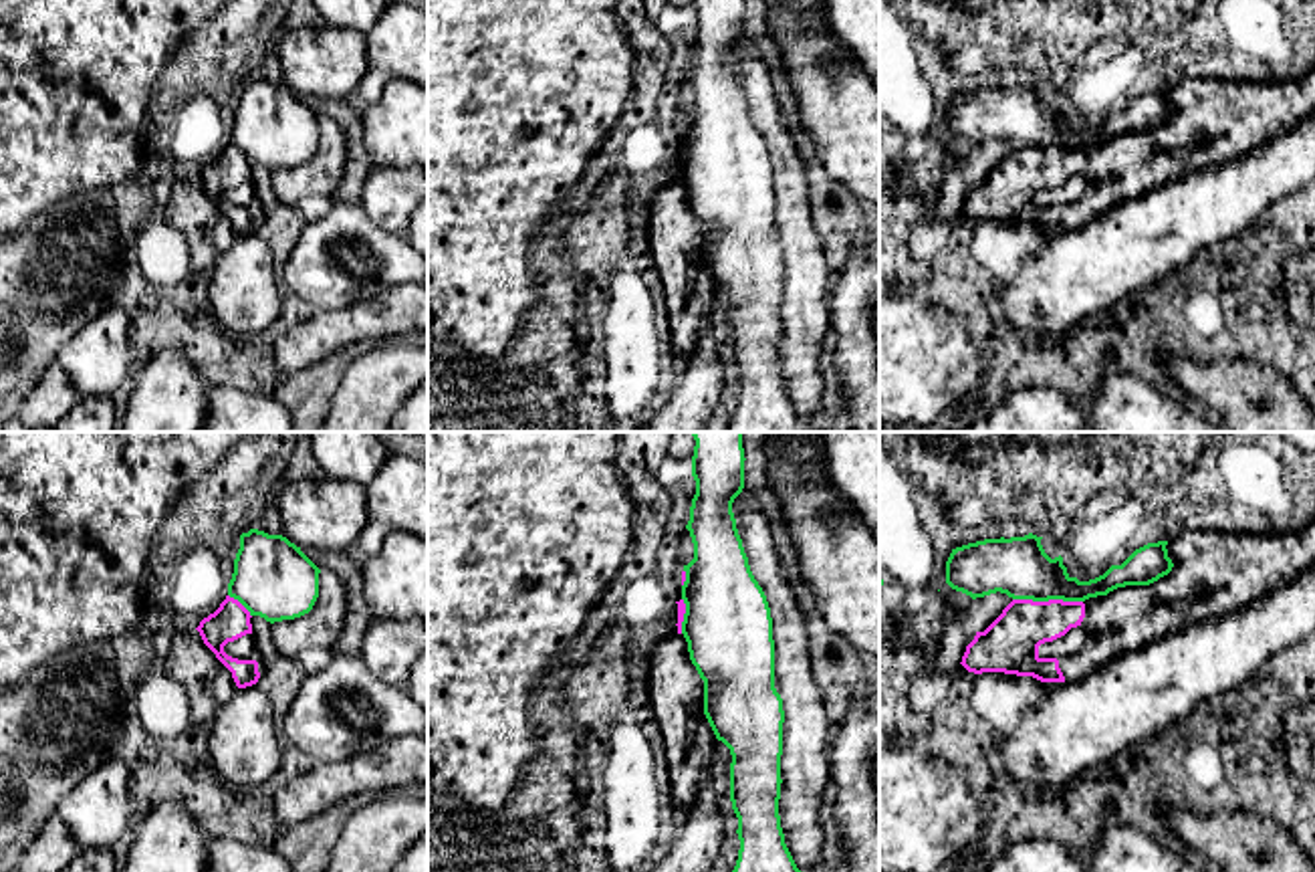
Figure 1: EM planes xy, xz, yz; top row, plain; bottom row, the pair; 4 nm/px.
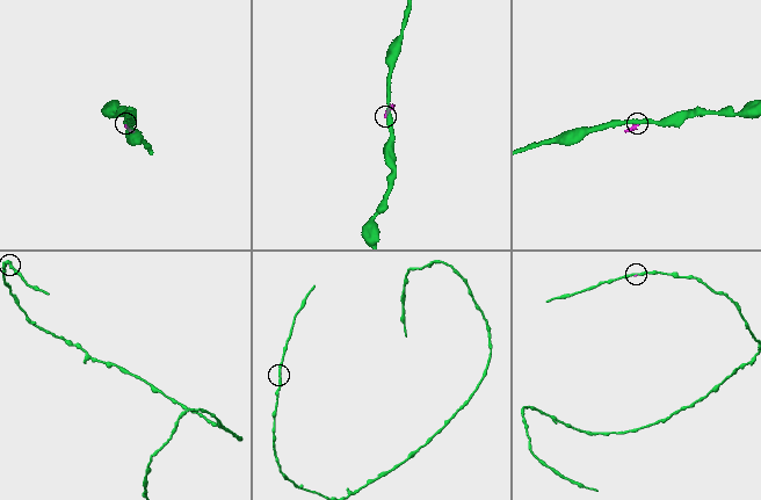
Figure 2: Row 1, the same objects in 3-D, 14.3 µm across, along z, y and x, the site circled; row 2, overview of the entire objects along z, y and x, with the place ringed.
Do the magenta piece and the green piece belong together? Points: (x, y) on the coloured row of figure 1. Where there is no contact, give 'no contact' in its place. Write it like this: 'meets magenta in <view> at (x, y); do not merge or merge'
meets magenta in yz at (1049, 600); do not merge

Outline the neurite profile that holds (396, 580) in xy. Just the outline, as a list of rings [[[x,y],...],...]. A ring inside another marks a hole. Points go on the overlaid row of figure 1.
[[[395,531],[381,549],[361,561],[363,595],[375,618],[420,618],[428,624],[428,539]]]

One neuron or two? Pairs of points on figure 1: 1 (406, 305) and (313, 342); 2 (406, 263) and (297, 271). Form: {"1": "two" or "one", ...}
{"1": "one", "2": "one"}

